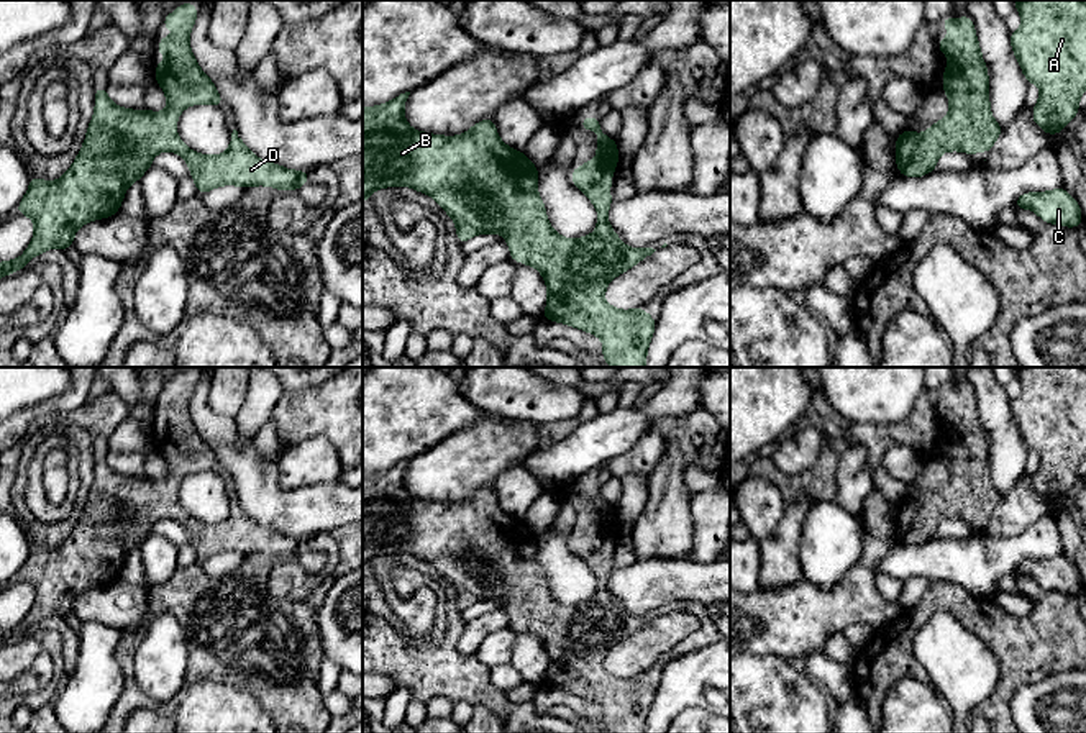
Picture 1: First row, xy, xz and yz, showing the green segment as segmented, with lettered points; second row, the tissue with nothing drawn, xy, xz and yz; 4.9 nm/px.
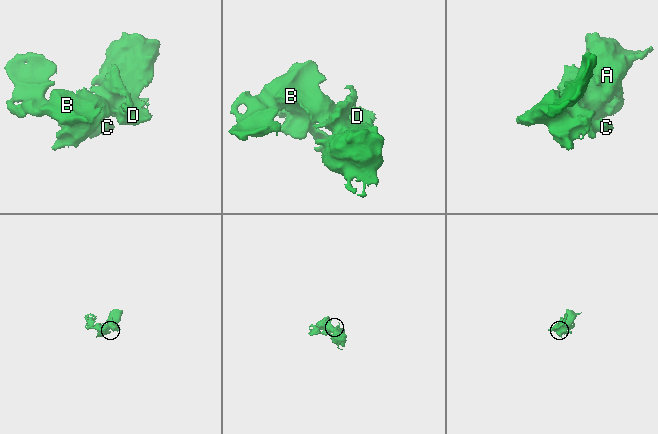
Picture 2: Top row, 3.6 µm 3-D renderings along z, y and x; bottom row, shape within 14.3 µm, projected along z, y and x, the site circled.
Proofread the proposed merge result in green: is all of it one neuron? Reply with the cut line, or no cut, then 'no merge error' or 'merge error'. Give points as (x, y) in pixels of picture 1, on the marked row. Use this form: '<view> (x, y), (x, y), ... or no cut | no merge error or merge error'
no cut | no merge error

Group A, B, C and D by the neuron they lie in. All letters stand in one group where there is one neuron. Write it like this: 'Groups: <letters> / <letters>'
Groups: A B C D

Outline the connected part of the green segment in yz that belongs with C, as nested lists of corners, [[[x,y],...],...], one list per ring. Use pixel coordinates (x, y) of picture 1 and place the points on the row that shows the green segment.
[[[1063,187],[1050,192],[1022,193],[1015,203],[1015,210],[1020,208],[1030,208],[1045,223],[1078,228],[1083,221],[1078,202]]]

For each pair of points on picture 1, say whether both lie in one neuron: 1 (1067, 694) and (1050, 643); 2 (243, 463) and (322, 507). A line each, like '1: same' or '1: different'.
1: different
2: same

